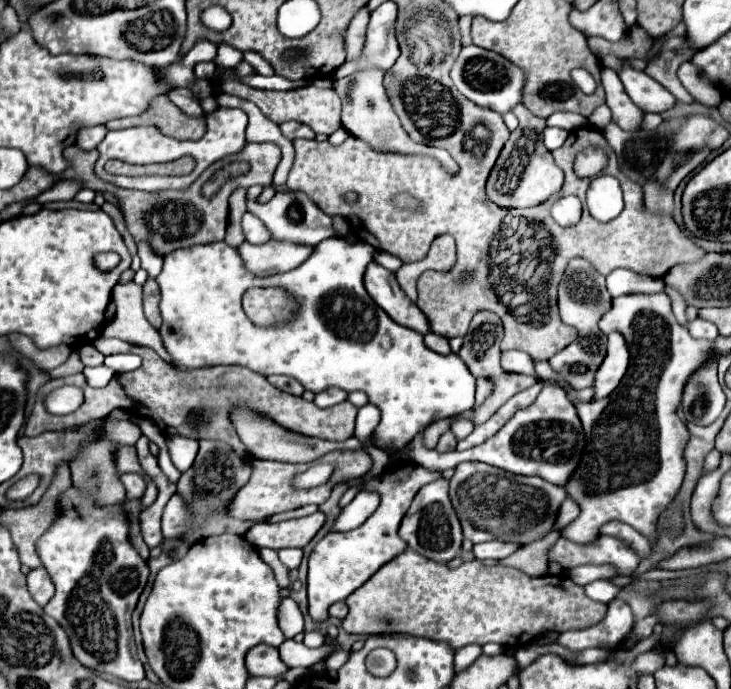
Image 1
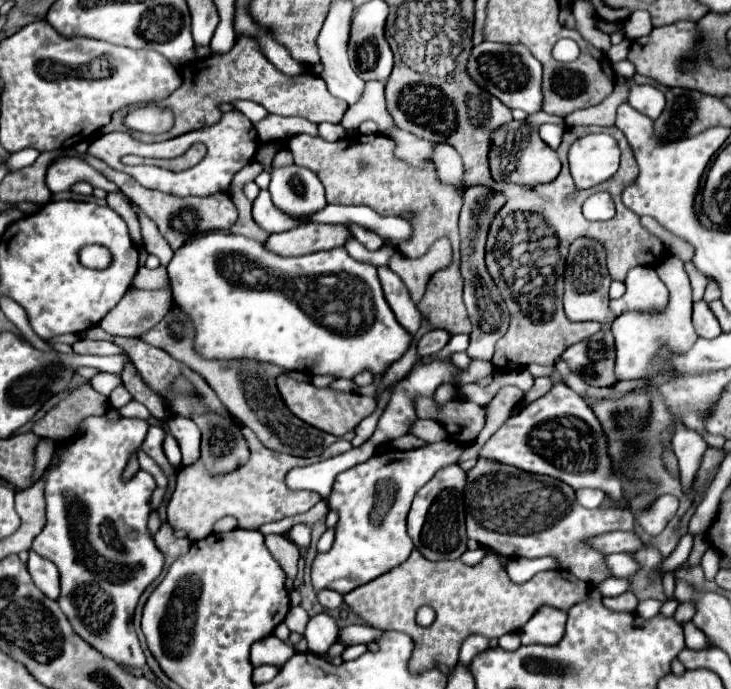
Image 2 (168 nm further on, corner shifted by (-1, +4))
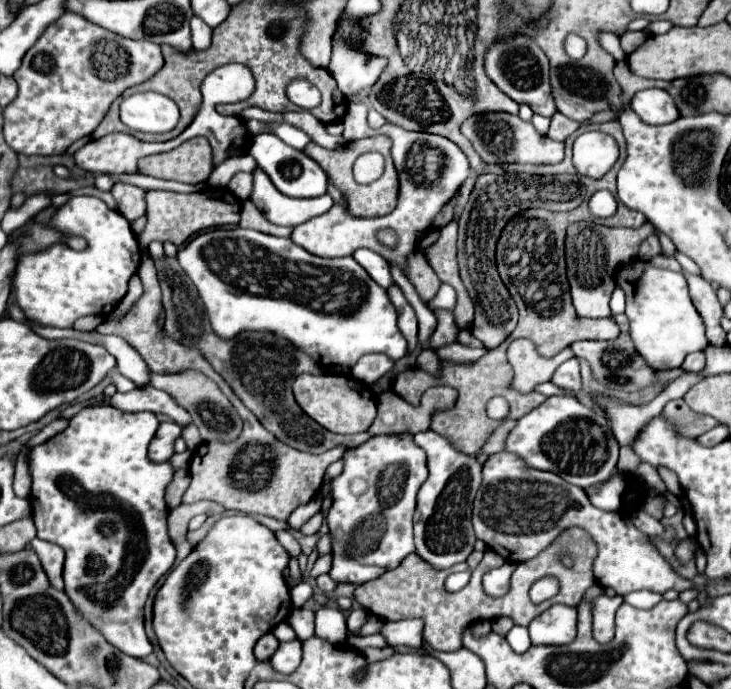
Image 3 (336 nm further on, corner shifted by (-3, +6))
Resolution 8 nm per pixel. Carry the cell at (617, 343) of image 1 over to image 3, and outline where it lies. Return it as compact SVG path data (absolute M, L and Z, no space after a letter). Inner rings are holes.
M633 260L621 266L617 272L617 284L627 294L625 316L629 318L629 336L647 366L657 372L679 368L687 354L709 346L705 326L689 298L687 280L681 272L661 270L645 260Z

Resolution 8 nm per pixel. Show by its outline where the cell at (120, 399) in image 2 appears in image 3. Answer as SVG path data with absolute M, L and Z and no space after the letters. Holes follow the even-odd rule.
M115 370L115 372L111 372L111 374L109 374L109 378L111 378L111 382L115 384L117 392L129 392L129 390L133 390L133 388L135 388L135 384L133 384L129 378L125 378L123 374L119 374L117 370Z

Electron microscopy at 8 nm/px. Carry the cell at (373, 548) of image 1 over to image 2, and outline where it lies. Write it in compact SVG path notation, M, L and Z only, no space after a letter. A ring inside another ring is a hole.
M435 442L417 450L401 452L395 448L381 450L367 462L341 472L335 478L333 492L329 496L329 510L339 514L335 526L333 548L325 554L317 554L311 566L313 588L331 588L335 592L351 592L361 584L375 580L377 576L403 564L415 548L407 534L407 514L417 490L431 480L431 476L449 464L455 464L463 452L463 446L455 442ZM391 500L391 504L387 504ZM383 502L383 504L381 504ZM387 504L387 512L383 506ZM373 510L381 510L381 522L373 524Z

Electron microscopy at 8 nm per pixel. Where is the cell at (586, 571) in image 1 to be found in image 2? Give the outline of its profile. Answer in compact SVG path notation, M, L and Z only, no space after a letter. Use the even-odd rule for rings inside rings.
M609 554L607 566L617 578L629 578L639 568L639 564L629 554Z

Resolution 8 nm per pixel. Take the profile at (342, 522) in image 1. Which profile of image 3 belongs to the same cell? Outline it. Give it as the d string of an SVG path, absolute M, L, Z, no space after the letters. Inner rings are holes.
M323 554L323 556L317 558L317 562L315 562L315 566L313 566L313 570L311 570L309 574L311 574L313 578L317 578L319 574L329 572L329 566L331 566L331 554Z

